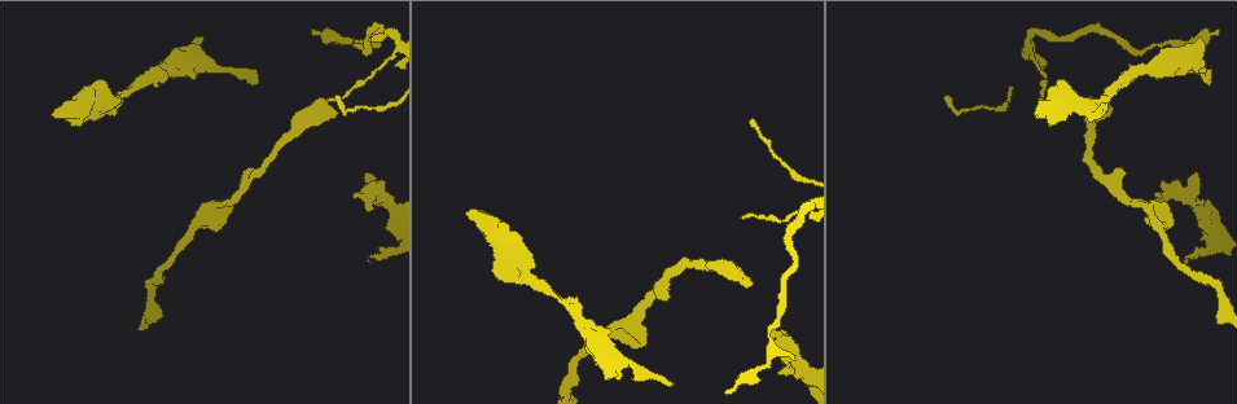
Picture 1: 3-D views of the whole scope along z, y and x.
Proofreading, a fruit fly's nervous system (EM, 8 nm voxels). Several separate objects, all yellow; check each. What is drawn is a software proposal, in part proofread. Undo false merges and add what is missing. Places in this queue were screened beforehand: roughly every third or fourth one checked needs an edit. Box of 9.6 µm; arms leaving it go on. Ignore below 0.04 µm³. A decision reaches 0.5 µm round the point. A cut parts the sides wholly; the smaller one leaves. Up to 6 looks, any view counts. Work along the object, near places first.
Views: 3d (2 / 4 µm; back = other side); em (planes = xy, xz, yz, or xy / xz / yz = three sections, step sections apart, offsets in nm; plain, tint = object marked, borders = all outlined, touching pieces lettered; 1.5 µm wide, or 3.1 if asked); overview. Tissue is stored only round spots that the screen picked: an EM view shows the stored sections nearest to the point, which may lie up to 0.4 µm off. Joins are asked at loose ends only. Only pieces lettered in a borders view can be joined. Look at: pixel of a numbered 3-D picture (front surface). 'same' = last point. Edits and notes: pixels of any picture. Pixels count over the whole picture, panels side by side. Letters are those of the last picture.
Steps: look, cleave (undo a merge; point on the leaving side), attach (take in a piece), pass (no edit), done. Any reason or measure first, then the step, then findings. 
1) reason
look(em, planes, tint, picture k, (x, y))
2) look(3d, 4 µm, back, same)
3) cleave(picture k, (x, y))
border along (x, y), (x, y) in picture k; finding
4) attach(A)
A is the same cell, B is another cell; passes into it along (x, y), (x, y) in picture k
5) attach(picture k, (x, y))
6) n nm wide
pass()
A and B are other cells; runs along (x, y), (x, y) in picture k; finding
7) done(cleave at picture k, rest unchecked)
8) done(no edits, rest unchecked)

free end
look(em, planes, borders, picture 1, (55, 112))

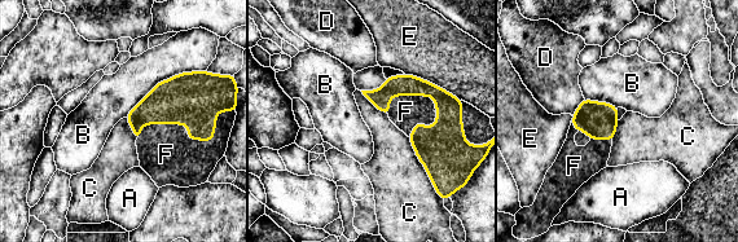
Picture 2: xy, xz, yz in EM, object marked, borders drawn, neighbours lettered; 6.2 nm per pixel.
B touches over 550 nm
attach(F)
F is the same cell, A, B, C, D and E are other cells; passes into it along (448, 108), (421, 95), (405, 111) in picture 2; it goes on there

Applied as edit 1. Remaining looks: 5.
look(overview)

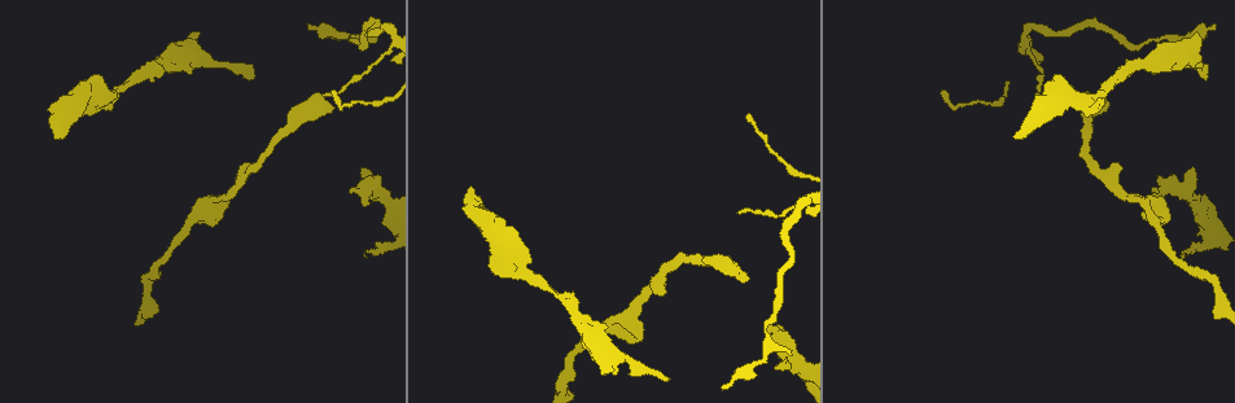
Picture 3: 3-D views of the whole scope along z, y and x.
sudden change in width
look(3d, 4 µm, picture 3, (1137, 68))

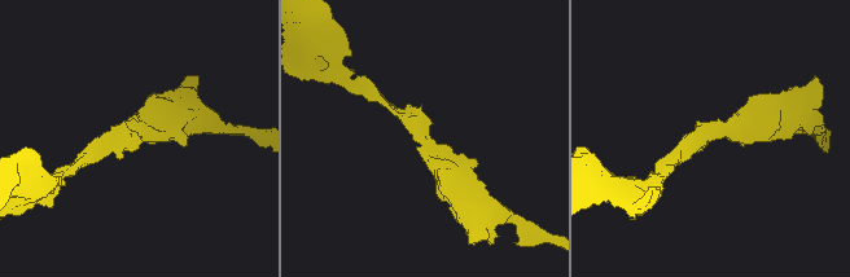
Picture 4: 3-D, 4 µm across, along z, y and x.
need the tissue
look(em, planes, borders, picture 4, (421, 132))

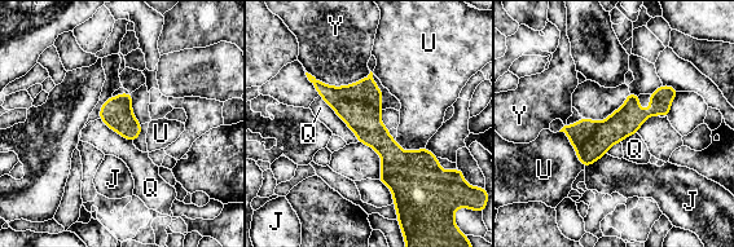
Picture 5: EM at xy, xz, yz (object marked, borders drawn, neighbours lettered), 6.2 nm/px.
190 nm wide
pass()
J, Q, U and Y are other cells; runs along (317, 84), (389, 149), (396, 197) in picture 5; all the same neuron

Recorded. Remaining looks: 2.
an open end
look(em, planes, borders, picture 3, (307, 24))

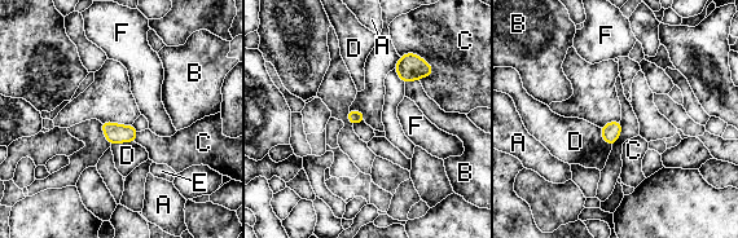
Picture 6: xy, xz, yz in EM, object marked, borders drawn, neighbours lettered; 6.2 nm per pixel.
pass()
A, B, C, D, E and F are other cells; border along (412, 52), (405, 52), (400, 57) in picture 6; no lettered piece goes on from it

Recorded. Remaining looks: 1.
done(attach at picture 2, rest unchecked)

